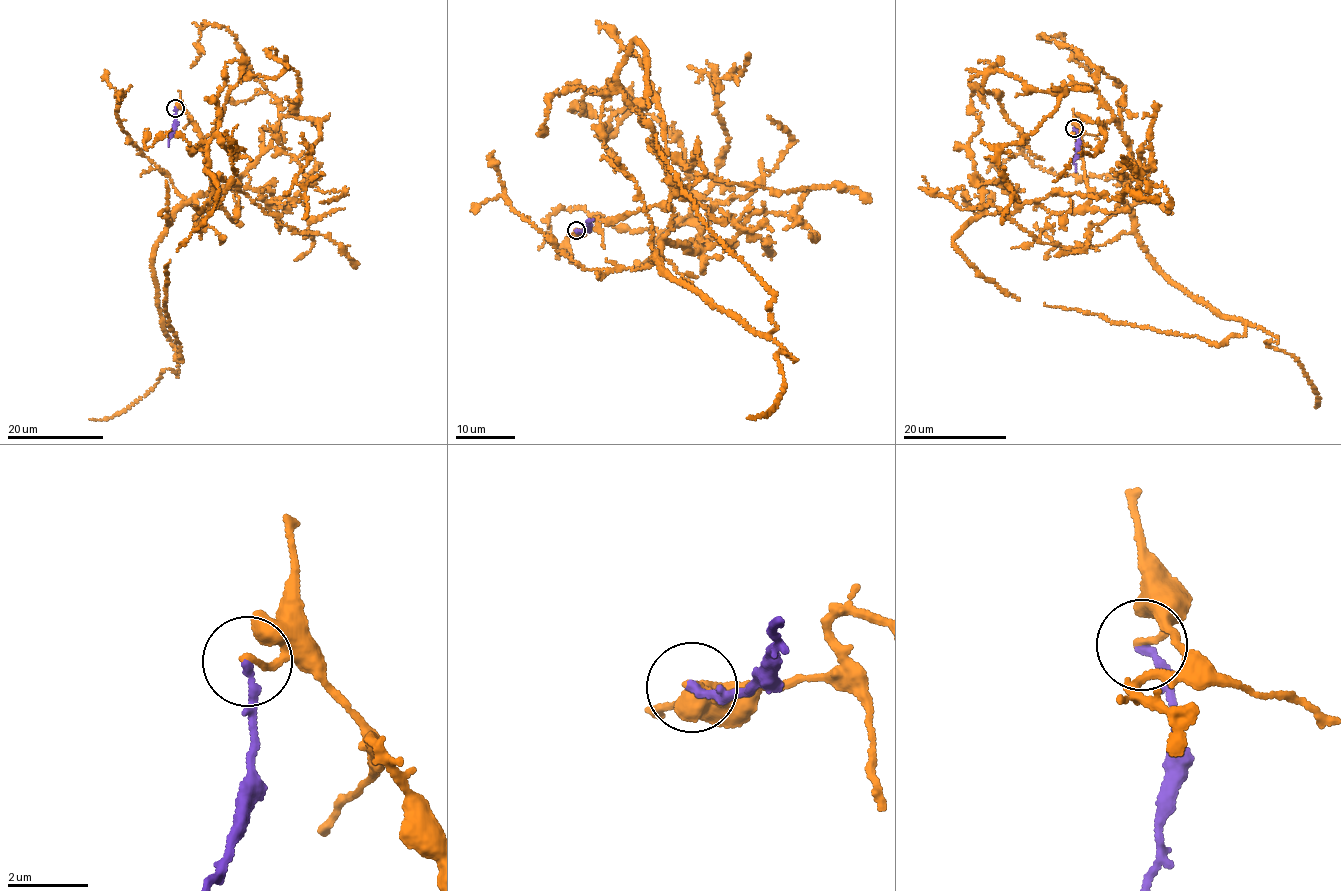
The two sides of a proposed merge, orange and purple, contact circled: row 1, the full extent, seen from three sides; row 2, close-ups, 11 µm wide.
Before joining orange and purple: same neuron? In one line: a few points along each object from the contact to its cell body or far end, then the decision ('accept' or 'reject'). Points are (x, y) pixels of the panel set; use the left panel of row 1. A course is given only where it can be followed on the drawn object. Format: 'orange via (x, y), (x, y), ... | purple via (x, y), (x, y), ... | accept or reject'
orange via (175, 108), (215, 198), (202, 231), (195, 200), (174, 213), (152, 265), (182, 360), (170, 260) | purple via (175, 108), (176, 124), (167, 146) | reject

